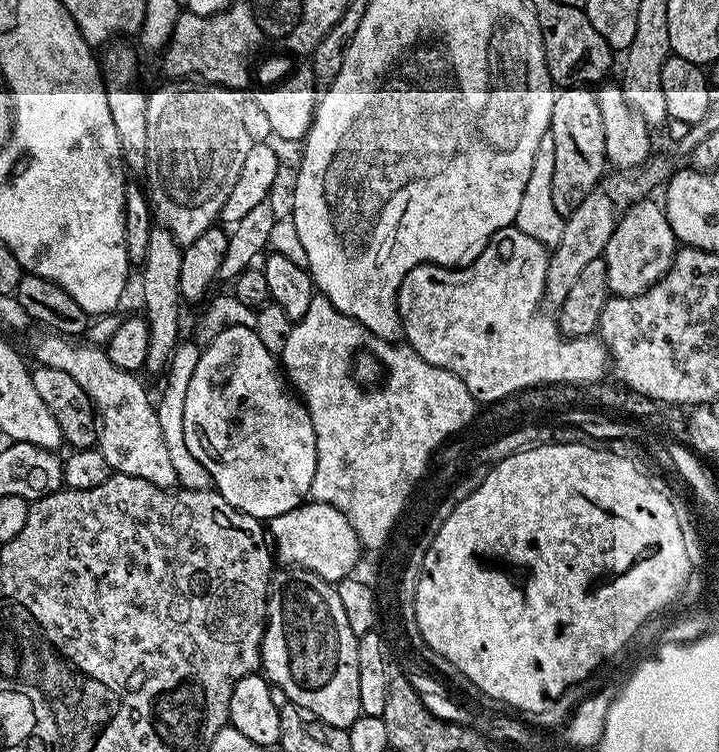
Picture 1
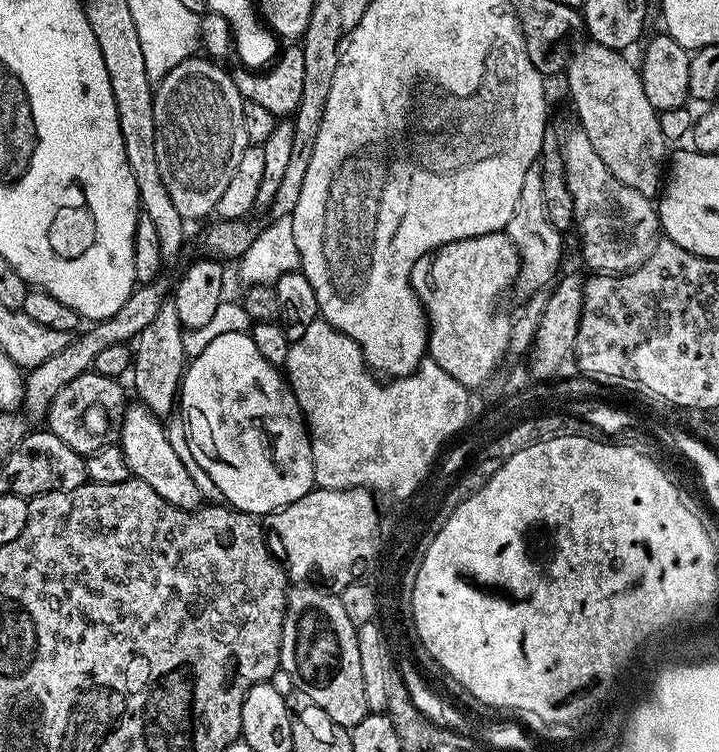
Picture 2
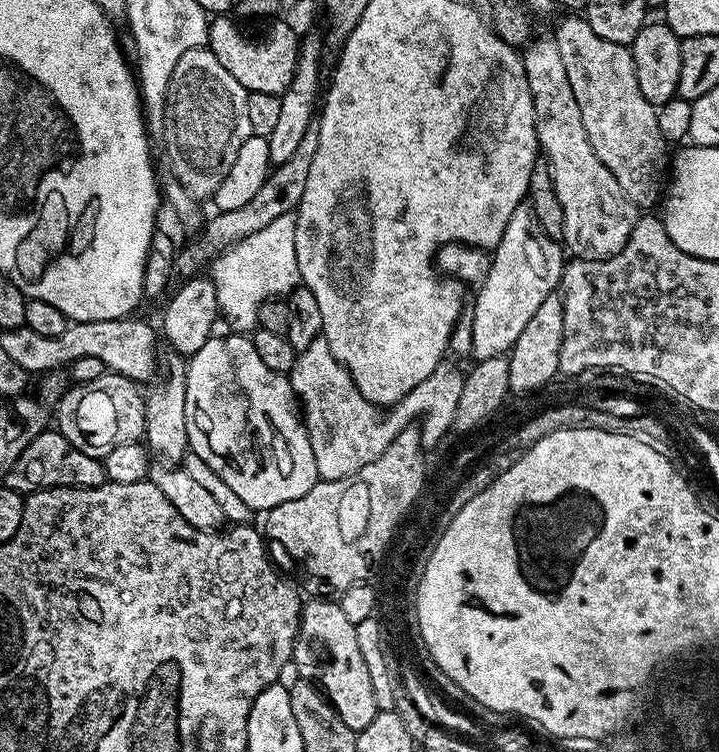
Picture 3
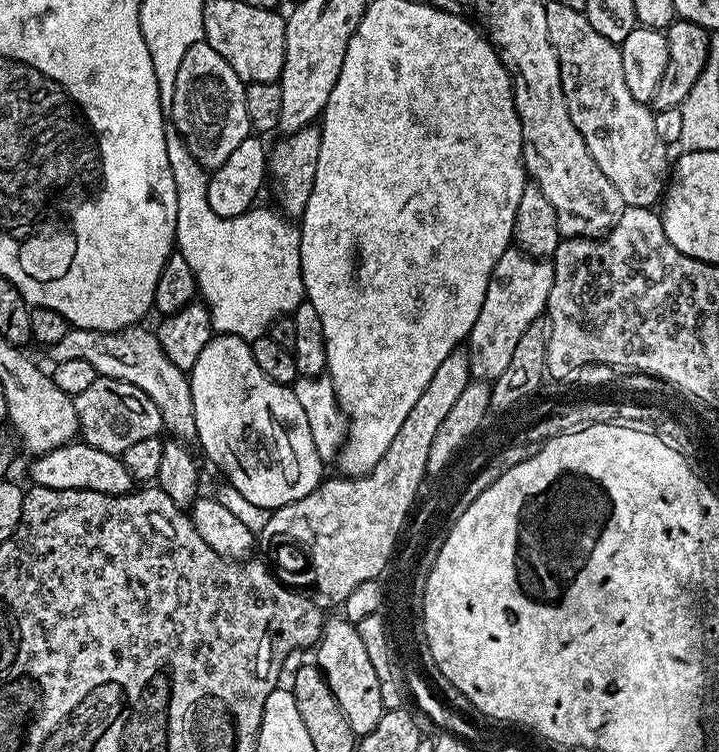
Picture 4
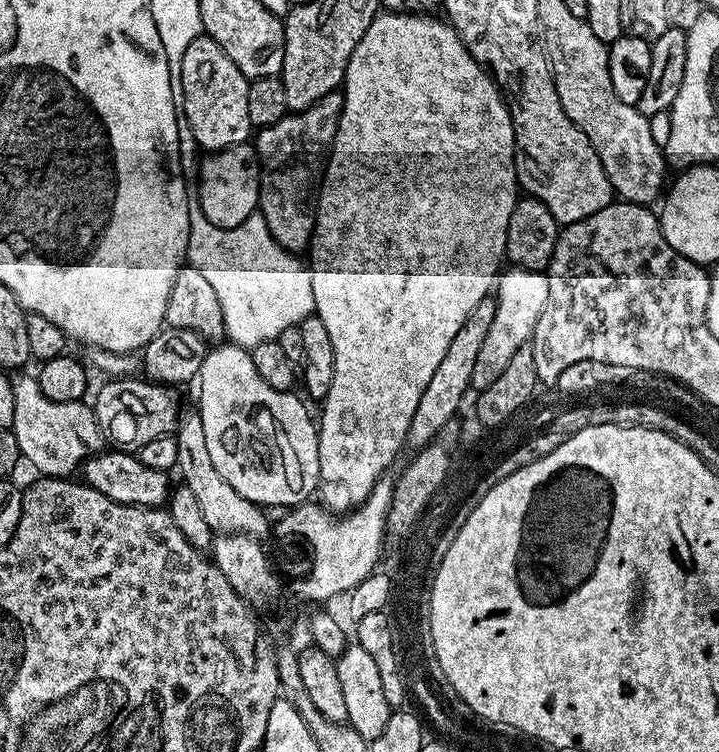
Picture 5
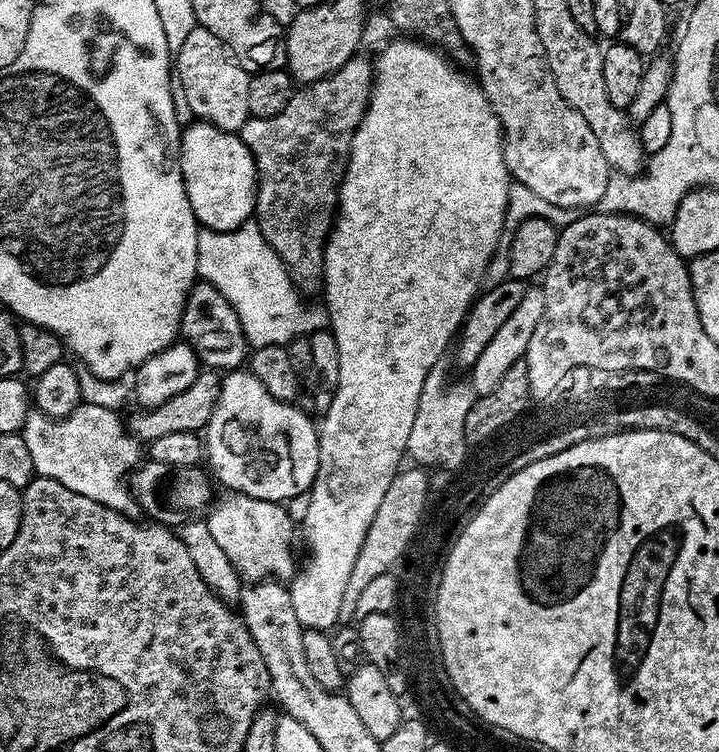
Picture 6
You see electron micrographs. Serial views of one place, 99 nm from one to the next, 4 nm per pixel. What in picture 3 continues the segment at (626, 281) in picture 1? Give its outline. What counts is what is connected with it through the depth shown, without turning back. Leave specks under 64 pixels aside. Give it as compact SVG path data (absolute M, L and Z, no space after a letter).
M555 39L535 40L523 49L522 55L534 102L536 143L550 170L554 194L558 194L566 218L563 247L581 260L610 258L626 246L638 219L638 209L622 194L618 178L602 166L602 158L594 154L594 146L586 138L586 126L582 126L582 114L578 114L578 102L574 102L574 90L570 90L570 78L566 78L566 65L562 63L562 54L558 54Z

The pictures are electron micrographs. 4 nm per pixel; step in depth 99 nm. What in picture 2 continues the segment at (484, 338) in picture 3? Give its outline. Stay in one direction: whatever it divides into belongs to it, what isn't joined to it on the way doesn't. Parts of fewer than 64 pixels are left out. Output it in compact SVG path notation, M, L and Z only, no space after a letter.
M539 166L530 169L522 182L522 191L514 205L514 214L510 214L506 233L519 256L518 271L514 276L517 286L524 294L543 293L561 275L560 259L564 256L565 237L556 229L554 222L550 222L550 214L546 214L546 194L542 191L542 170Z

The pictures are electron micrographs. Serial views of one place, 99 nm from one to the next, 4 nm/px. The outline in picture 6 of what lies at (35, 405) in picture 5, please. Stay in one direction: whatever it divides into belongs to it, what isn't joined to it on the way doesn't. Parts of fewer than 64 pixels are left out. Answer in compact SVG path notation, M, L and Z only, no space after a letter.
M83 402L61 420L55 420L35 410L29 411L22 435L26 442L26 450L30 450L30 462L35 475L45 476L54 482L62 482L62 486L66 486L66 490L74 490L74 494L82 494L110 510L135 517L138 505L132 497L132 490L126 477L141 463L142 444L128 431L122 416L120 420L120 415L119 411L106 406L94 406Z

